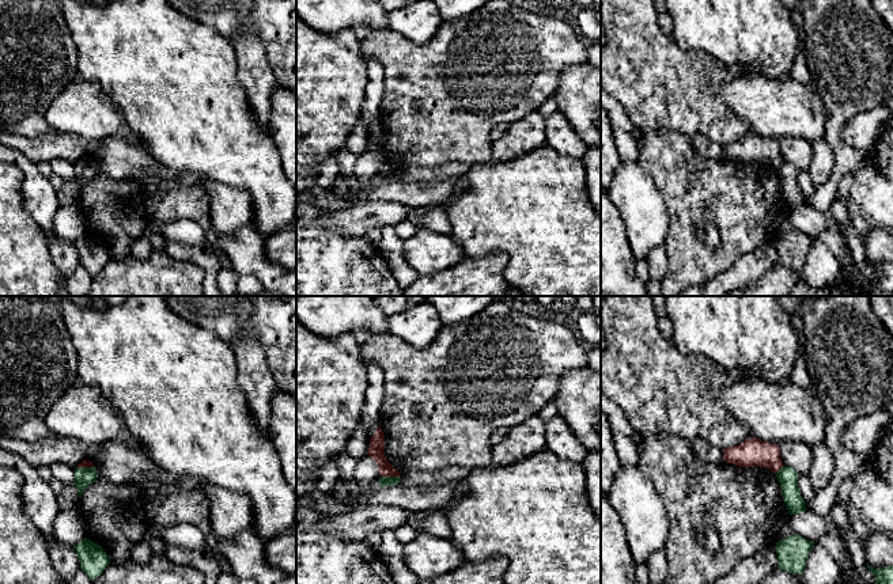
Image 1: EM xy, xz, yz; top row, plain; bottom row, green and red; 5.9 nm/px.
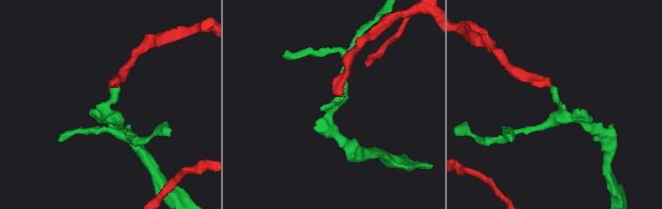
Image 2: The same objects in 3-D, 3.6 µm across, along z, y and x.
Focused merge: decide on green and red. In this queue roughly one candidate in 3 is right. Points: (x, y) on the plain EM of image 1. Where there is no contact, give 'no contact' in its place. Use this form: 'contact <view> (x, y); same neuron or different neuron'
contact xz (389, 173); different neuron

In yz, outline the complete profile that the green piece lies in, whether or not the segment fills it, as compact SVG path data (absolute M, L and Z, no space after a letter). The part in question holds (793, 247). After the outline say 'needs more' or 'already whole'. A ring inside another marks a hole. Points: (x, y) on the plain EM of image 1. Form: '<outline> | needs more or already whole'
M796 230L776 238L779 266L802 270L813 240L814 238Z | already whole

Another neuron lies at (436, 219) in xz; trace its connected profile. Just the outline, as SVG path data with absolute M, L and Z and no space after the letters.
M434 206L421 217L421 225L440 234L451 234L451 224L447 212L442 206Z

